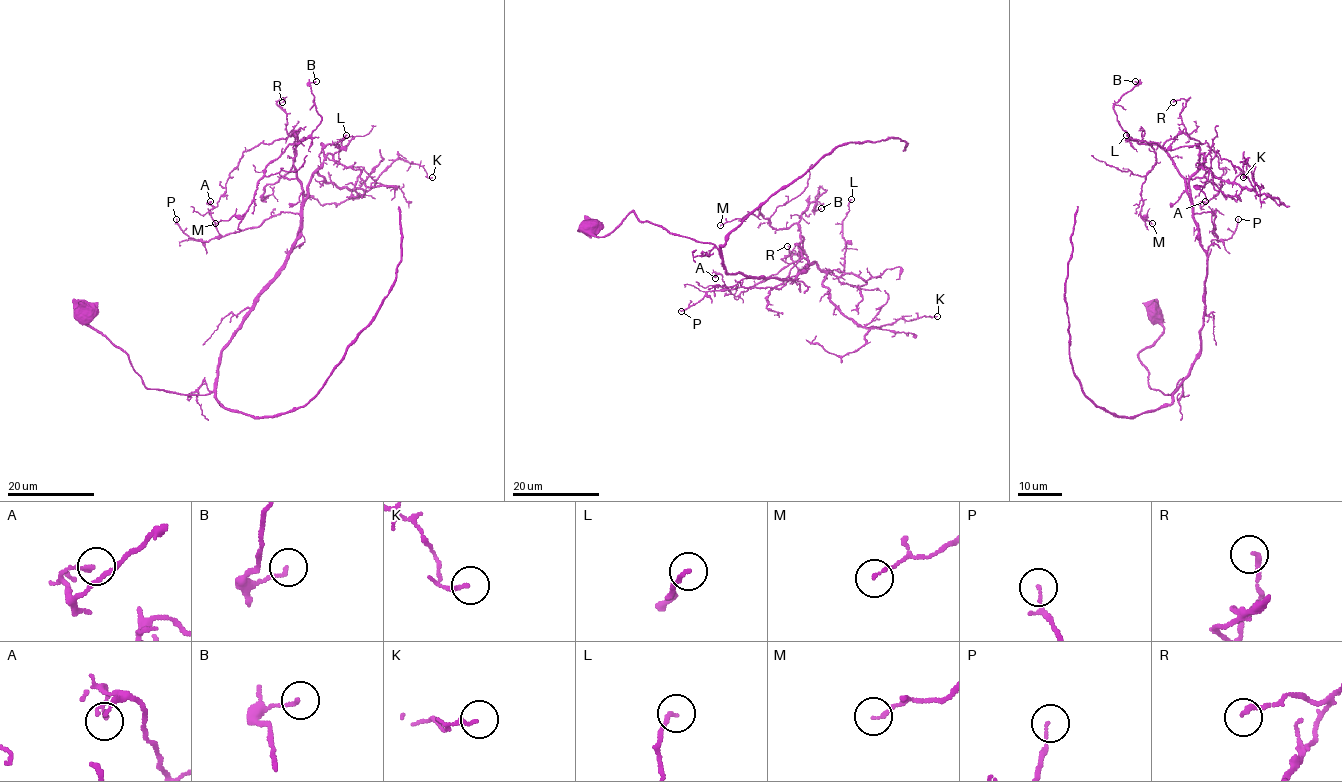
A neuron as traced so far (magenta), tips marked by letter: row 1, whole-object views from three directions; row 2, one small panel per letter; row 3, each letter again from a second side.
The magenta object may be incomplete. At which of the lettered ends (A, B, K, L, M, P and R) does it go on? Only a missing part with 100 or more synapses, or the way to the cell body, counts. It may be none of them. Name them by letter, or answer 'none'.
none

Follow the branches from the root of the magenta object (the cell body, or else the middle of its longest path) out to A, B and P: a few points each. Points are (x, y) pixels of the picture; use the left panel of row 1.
A: (86, 312), (147, 388), (209, 394), (223, 347), (300, 226), (296, 134), (246, 150), (218, 205), (210, 201)
B: (86, 312), (147, 388), (213, 390), (223, 347), (300, 226), (294, 145), (321, 120), (316, 81)
P: (86, 312), (147, 388), (213, 390), (223, 347), (300, 217), (280, 212), (208, 241), (176, 219)

